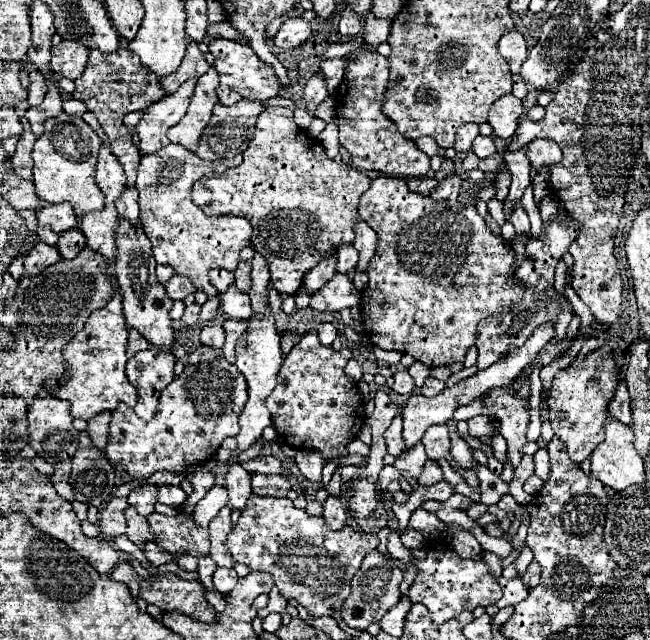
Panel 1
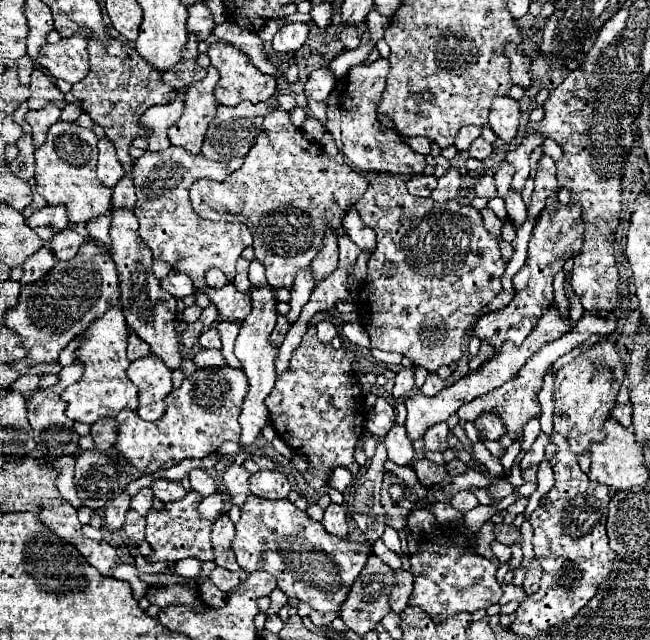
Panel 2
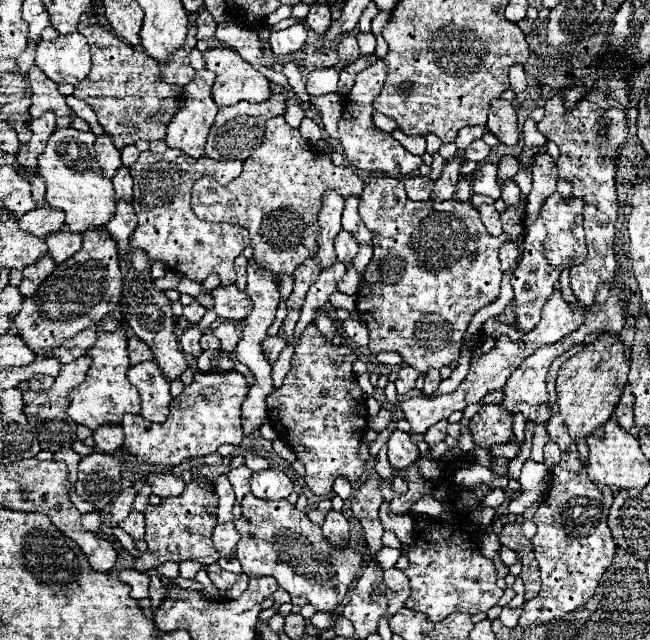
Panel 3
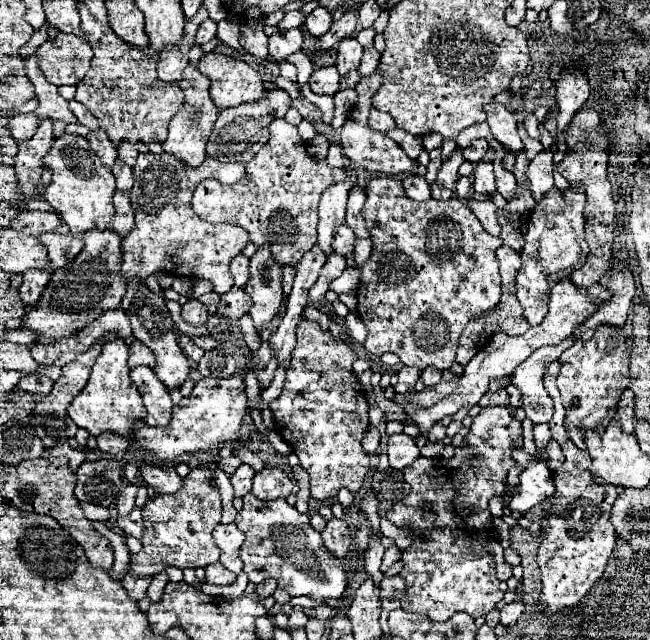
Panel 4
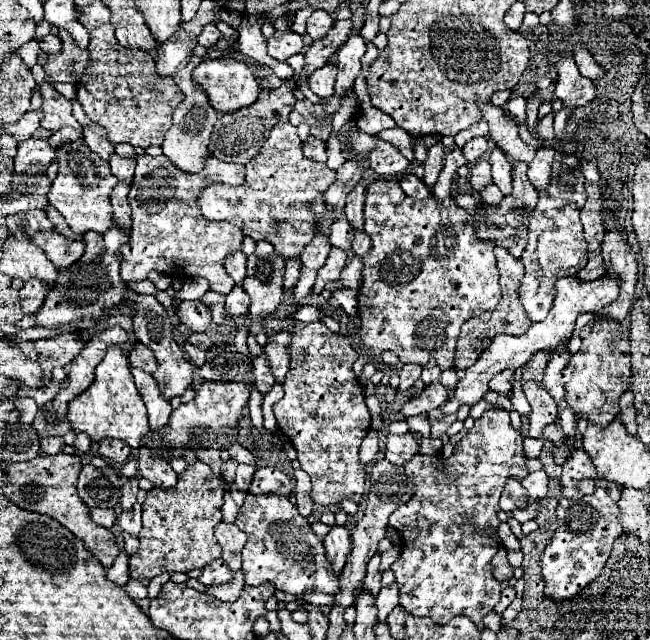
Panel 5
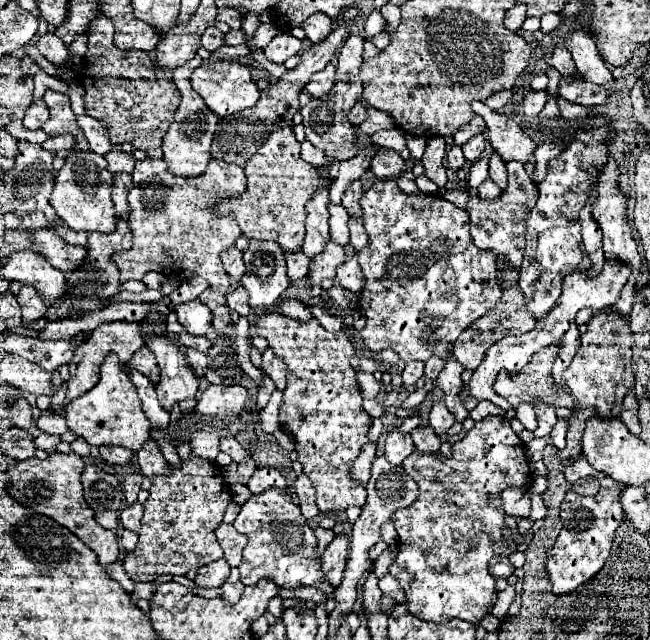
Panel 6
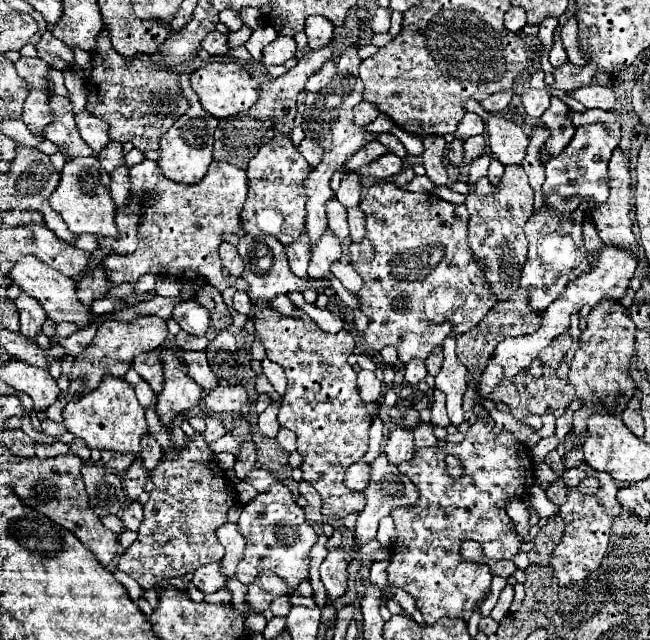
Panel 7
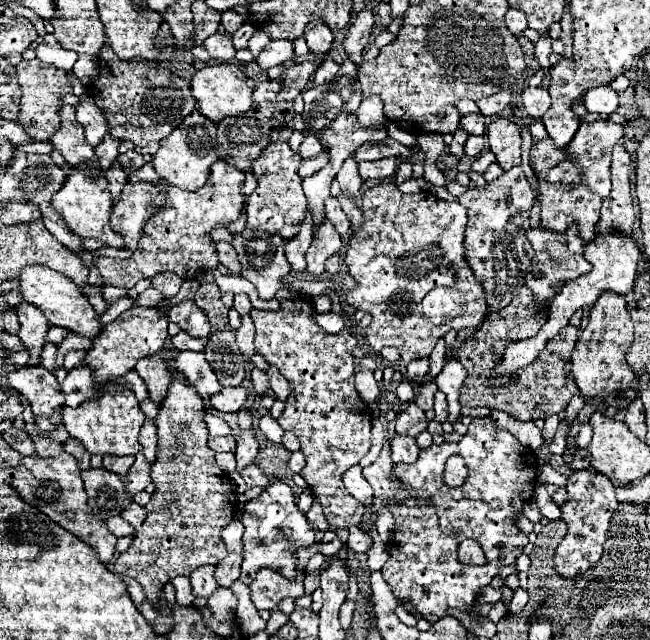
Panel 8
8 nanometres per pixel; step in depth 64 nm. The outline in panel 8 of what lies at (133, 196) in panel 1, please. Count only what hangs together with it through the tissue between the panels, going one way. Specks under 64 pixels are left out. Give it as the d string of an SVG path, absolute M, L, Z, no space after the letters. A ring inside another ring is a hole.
M106 134L104 140L94 148L94 154L96 154L96 160L100 164L102 170L106 170L118 156L118 146L120 146L120 140L116 140L114 136Z

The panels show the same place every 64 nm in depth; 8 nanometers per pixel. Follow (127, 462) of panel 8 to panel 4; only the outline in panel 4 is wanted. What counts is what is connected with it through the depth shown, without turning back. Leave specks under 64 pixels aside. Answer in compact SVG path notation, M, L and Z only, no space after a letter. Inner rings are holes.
M104 432L104 436L98 436L98 450L112 454L112 456L120 456L122 452L126 452L130 448L130 440L124 440L122 436L112 436L112 432Z

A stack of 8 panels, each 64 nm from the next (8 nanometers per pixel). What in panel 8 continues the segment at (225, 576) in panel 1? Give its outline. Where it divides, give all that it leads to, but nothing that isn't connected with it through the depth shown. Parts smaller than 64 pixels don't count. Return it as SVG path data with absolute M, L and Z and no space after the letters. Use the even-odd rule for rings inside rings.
M214 566L196 568L196 572L190 574L190 586L192 586L194 596L208 598L218 588L218 584L214 580Z

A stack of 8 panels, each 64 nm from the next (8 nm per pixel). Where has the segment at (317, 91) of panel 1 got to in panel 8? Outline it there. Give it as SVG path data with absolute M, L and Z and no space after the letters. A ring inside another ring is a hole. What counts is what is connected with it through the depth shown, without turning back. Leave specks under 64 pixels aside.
M330 56L318 66L318 70L316 70L316 74L314 74L314 78L312 78L312 86L318 86L318 84L328 84L334 76L336 76L336 72L338 72L338 68L340 68L340 64L336 64Z

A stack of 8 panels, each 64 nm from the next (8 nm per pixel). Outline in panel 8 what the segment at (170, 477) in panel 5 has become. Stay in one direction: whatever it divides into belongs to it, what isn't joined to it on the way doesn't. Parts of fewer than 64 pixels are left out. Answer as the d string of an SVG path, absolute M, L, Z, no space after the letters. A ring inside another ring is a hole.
M144 420L140 434L138 434L138 442L142 444L142 452L148 458L148 462L152 464L156 460L156 422L154 420Z

